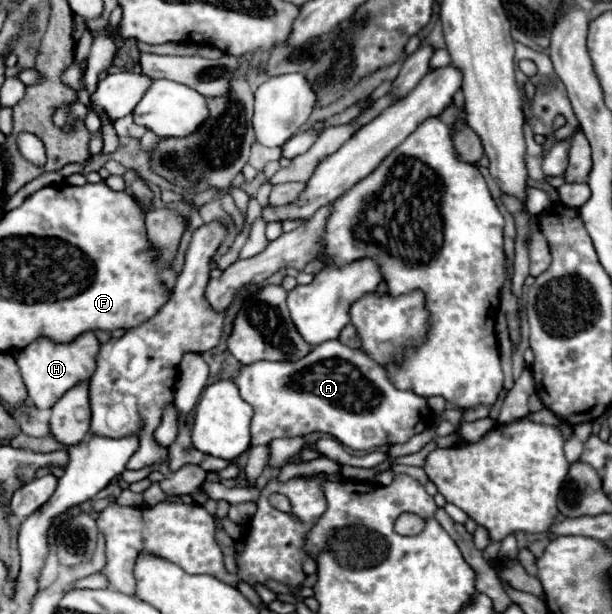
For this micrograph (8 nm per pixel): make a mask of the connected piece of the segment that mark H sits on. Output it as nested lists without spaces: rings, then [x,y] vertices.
[[[93,332],[81,334],[71,344],[55,344],[47,338],[37,338],[35,342],[31,342],[27,348],[19,352],[19,358],[17,358],[31,402],[37,408],[53,408],[55,400],[59,400],[75,384],[89,382],[95,372],[97,354],[99,354],[99,342]]]

